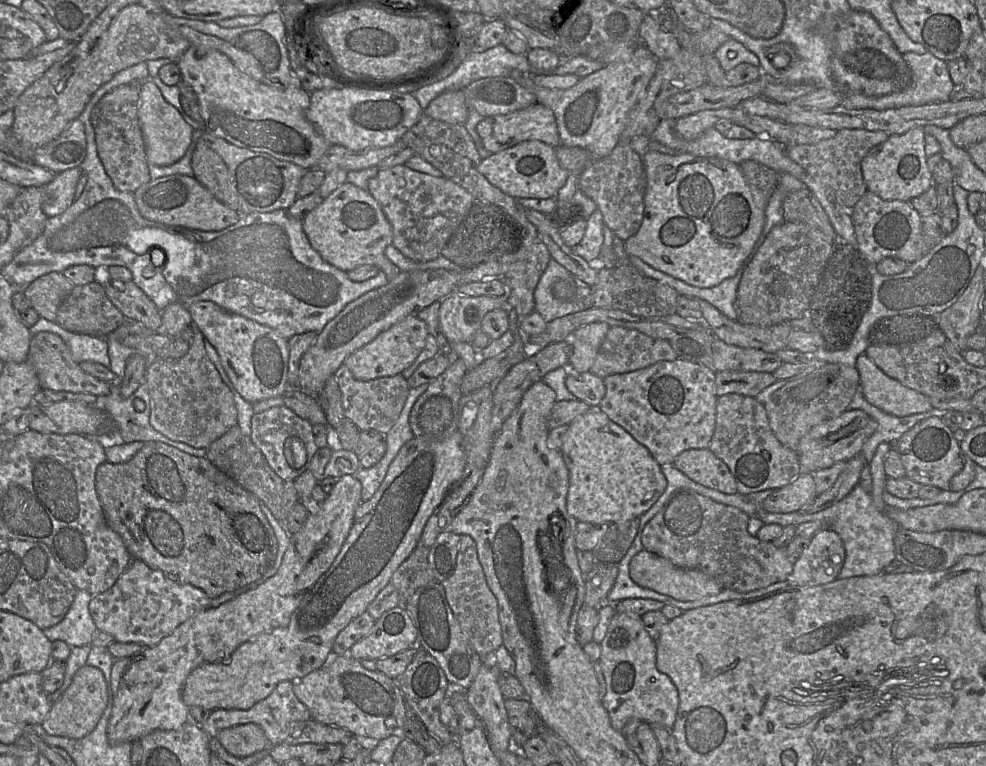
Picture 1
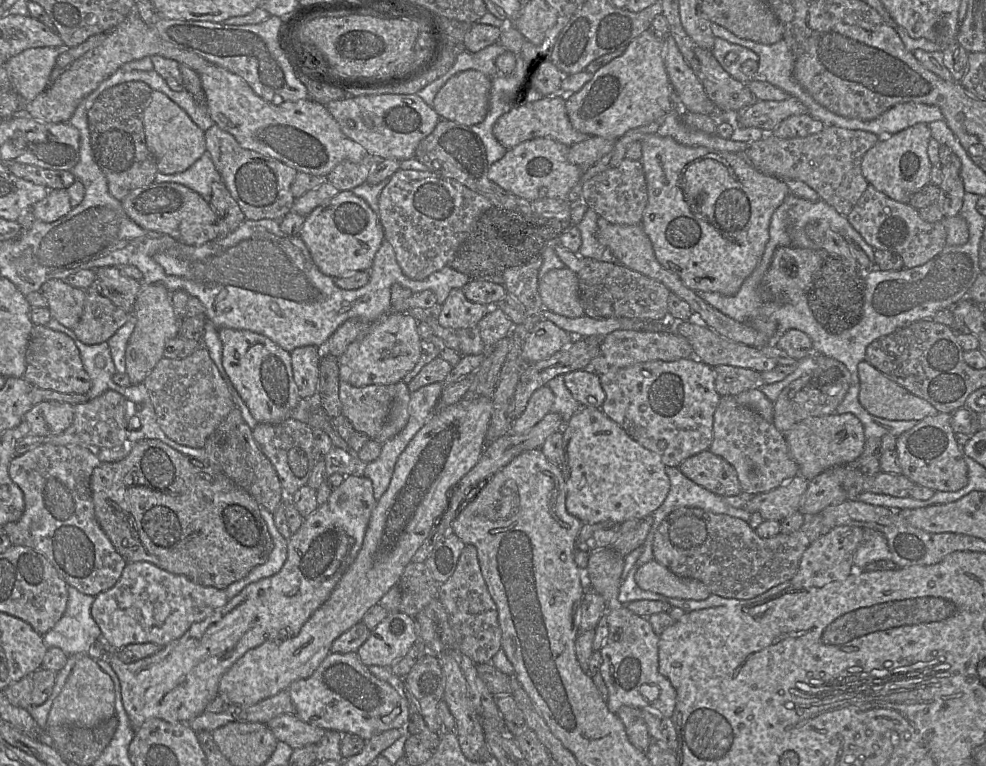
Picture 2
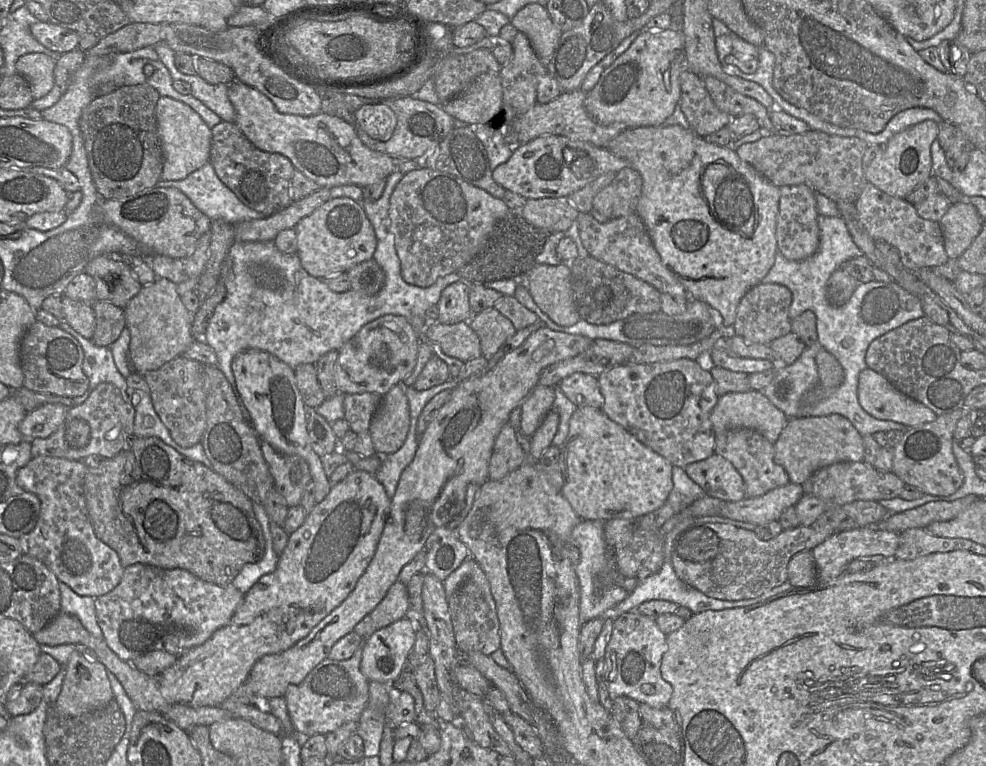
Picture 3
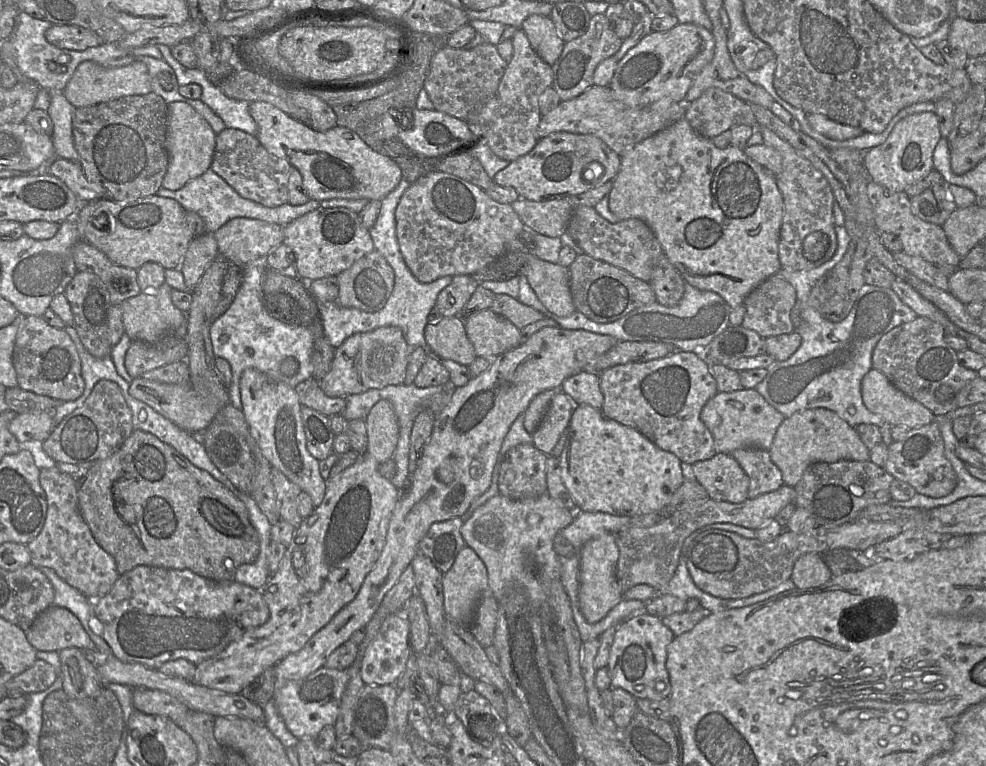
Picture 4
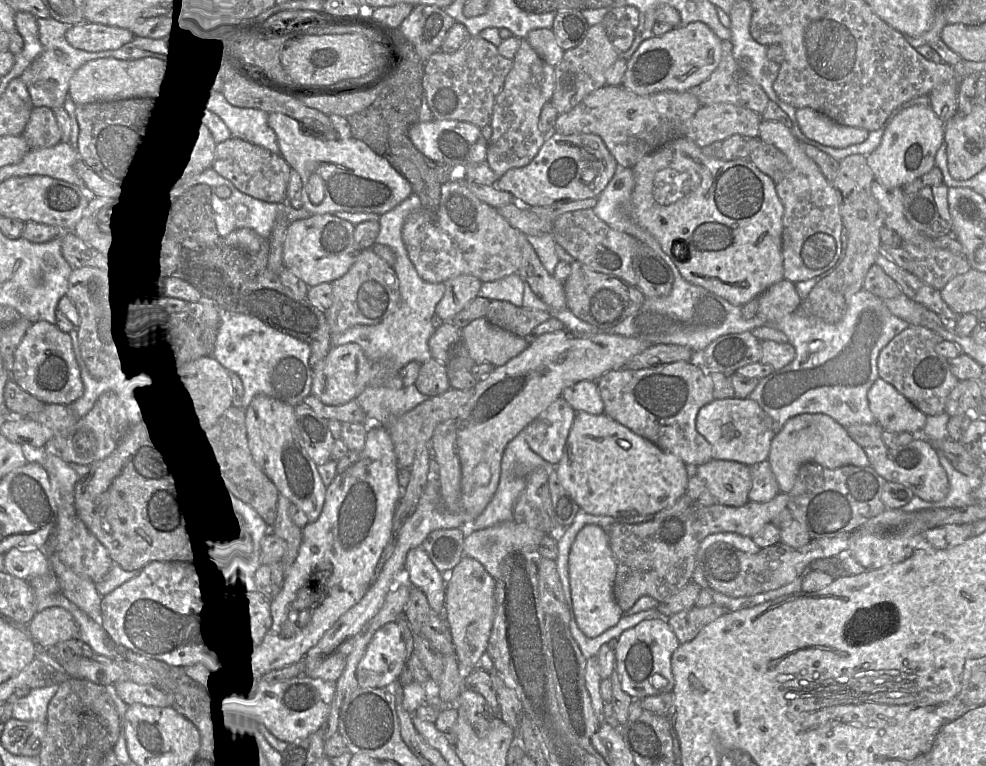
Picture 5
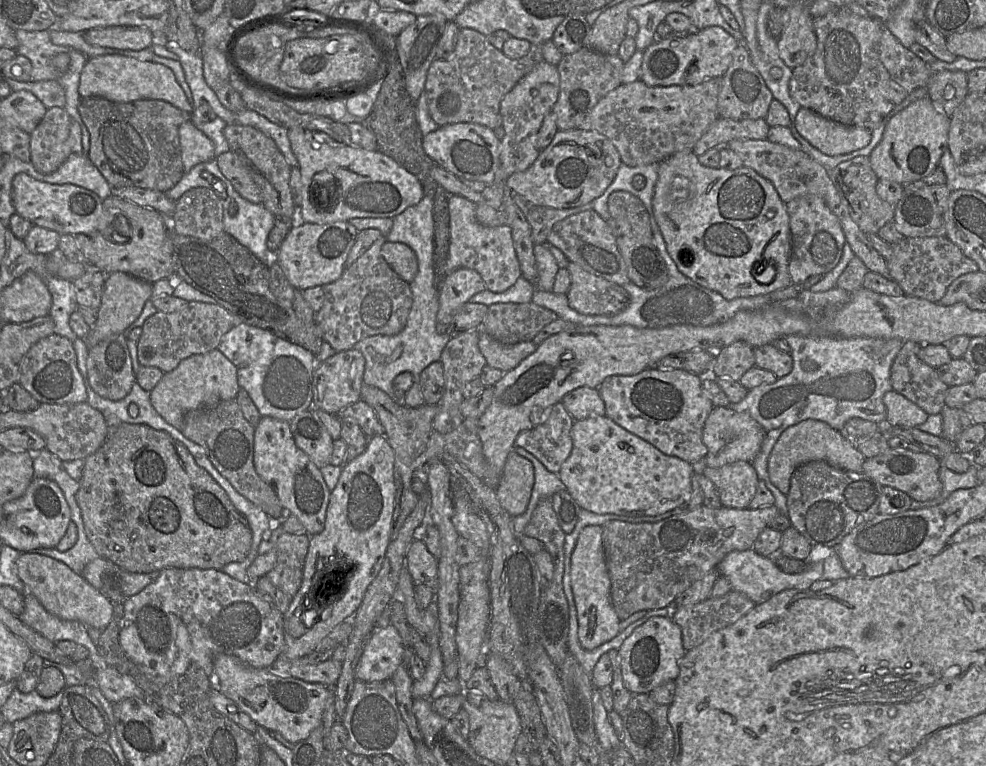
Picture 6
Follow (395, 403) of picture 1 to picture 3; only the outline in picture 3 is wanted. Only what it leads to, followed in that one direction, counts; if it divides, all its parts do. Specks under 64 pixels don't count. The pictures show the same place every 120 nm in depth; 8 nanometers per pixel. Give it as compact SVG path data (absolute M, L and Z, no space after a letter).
M373 392L344 395L344 419L353 432L369 432L371 420L381 404L382 397L383 395Z

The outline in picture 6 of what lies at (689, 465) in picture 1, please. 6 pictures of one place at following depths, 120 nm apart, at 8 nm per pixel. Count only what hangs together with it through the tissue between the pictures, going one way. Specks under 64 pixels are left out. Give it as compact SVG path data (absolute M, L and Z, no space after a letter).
M746 461L718 468L706 466L703 475L714 483L722 506L736 509L749 507L759 482L755 468Z

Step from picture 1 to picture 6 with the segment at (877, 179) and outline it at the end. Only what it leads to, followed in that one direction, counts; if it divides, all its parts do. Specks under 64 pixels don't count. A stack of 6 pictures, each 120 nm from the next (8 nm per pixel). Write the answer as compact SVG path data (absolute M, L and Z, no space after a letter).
M927 95L893 116L881 141L869 155L870 165L879 180L904 184L931 174L948 146L951 117L943 113Z

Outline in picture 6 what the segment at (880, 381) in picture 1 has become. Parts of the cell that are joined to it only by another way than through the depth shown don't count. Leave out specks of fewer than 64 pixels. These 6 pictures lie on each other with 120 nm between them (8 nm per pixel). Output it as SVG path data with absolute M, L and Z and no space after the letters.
M891 389L883 397L886 407L885 426L917 427L924 423L929 414L906 397Z

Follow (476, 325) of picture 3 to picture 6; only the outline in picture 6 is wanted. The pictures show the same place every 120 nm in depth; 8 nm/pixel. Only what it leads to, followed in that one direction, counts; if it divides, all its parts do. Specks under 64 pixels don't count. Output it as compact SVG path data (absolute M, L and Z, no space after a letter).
M480 329L478 347L488 366L508 372L535 352L538 345L532 341L504 345Z

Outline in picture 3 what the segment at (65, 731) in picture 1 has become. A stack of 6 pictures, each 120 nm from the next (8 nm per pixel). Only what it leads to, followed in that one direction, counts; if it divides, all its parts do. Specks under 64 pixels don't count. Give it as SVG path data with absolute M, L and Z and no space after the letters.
M76 648L63 667L65 676L55 701L61 714L79 716L114 698L107 669L99 660L88 659Z

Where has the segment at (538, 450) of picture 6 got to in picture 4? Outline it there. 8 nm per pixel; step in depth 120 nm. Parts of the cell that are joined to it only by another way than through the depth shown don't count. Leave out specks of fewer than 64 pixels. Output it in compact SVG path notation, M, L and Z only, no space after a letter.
M558 390L538 427L532 433L533 445L547 456L557 444L561 435L568 431L568 425L575 404L564 392Z

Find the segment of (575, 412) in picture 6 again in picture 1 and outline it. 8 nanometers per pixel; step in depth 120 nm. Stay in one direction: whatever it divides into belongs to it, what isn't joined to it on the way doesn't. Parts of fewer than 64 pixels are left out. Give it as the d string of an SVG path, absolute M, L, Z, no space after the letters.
M590 371L583 373L569 372L566 376L565 385L576 399L591 407L599 407L606 391L603 379Z

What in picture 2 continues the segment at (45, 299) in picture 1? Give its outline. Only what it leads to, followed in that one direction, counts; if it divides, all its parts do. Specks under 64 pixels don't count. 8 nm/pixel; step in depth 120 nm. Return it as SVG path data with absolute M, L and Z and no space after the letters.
M50 279L39 292L46 298L53 319L69 329L77 325L83 313L85 290L72 287L65 280Z

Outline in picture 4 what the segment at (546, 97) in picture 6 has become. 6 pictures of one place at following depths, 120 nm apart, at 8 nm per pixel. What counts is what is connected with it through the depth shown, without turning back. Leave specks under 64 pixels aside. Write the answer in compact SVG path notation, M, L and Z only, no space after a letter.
M517 29L511 40L513 54L498 86L498 110L486 126L485 140L496 156L508 162L529 153L537 144L537 128L541 119L539 97L553 84L552 67L534 51L524 31Z

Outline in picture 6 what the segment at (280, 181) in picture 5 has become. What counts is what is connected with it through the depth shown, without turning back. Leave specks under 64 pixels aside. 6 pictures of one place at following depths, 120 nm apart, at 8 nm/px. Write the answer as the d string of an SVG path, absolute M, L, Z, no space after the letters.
M229 150L217 156L216 161L223 175L243 198L253 203L262 203L260 188L236 153Z

